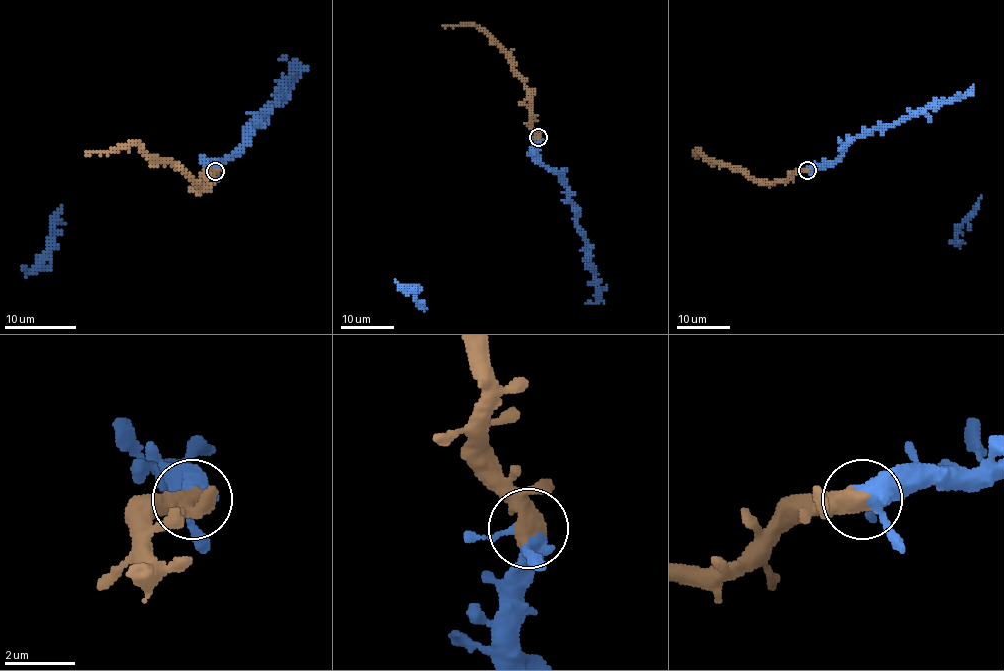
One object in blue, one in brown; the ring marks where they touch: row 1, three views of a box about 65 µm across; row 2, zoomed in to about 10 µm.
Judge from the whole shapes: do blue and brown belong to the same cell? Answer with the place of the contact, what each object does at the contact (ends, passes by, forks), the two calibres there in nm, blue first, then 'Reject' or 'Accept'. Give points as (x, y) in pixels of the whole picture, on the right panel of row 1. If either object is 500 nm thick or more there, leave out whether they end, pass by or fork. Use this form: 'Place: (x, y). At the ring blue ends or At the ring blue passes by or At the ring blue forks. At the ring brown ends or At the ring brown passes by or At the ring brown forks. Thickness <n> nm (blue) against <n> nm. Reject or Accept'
Place: (807, 170). At the ring blue forks. At the ring brown passes by. Thickness 400 nm (blue) against 440 nm. Accept

